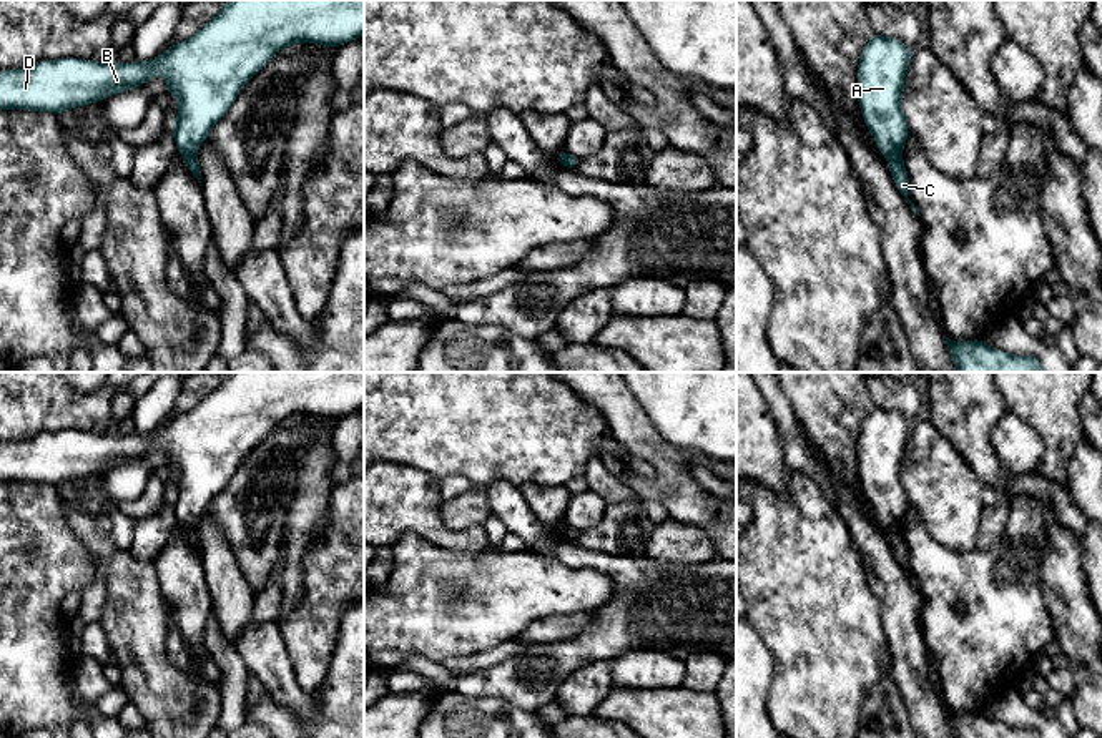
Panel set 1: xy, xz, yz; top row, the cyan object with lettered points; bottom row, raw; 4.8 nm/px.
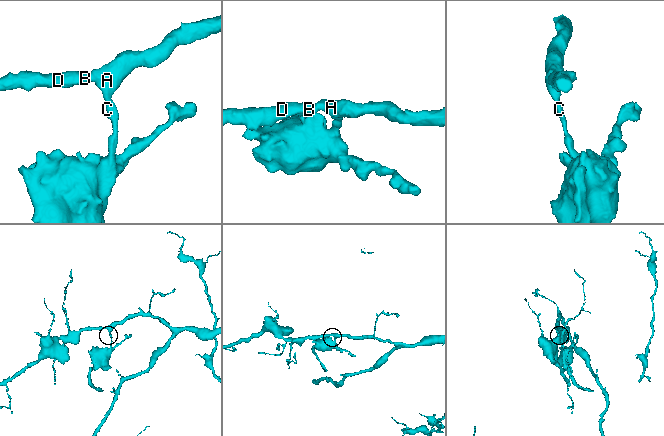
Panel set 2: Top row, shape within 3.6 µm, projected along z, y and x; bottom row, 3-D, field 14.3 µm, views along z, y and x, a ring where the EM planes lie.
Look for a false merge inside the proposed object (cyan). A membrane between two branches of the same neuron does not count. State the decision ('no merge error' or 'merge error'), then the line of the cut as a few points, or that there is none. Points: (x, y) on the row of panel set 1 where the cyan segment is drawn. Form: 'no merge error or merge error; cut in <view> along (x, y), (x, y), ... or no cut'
merge error; cut in yz along (900, 153), (886, 160)

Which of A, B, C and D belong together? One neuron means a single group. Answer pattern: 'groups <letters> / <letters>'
groups A B D / C

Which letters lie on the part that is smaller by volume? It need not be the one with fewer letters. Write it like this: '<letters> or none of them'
C

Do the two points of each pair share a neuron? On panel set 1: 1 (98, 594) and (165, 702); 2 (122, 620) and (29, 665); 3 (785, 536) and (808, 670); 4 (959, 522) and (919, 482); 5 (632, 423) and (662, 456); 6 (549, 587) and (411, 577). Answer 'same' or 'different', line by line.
1: different
2: different
3: same
4: same
5: same
6: same

